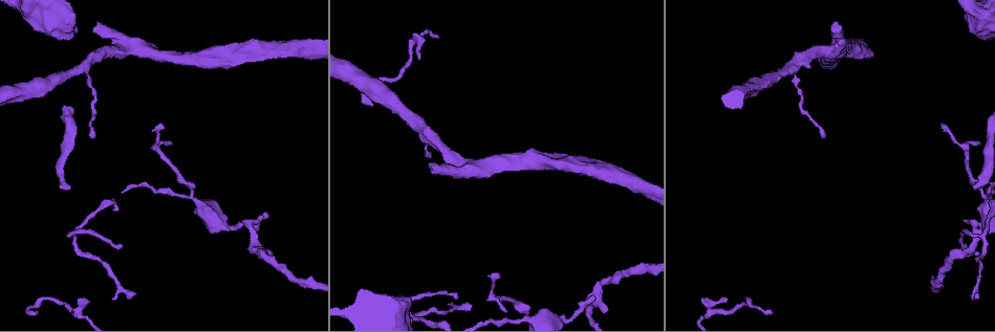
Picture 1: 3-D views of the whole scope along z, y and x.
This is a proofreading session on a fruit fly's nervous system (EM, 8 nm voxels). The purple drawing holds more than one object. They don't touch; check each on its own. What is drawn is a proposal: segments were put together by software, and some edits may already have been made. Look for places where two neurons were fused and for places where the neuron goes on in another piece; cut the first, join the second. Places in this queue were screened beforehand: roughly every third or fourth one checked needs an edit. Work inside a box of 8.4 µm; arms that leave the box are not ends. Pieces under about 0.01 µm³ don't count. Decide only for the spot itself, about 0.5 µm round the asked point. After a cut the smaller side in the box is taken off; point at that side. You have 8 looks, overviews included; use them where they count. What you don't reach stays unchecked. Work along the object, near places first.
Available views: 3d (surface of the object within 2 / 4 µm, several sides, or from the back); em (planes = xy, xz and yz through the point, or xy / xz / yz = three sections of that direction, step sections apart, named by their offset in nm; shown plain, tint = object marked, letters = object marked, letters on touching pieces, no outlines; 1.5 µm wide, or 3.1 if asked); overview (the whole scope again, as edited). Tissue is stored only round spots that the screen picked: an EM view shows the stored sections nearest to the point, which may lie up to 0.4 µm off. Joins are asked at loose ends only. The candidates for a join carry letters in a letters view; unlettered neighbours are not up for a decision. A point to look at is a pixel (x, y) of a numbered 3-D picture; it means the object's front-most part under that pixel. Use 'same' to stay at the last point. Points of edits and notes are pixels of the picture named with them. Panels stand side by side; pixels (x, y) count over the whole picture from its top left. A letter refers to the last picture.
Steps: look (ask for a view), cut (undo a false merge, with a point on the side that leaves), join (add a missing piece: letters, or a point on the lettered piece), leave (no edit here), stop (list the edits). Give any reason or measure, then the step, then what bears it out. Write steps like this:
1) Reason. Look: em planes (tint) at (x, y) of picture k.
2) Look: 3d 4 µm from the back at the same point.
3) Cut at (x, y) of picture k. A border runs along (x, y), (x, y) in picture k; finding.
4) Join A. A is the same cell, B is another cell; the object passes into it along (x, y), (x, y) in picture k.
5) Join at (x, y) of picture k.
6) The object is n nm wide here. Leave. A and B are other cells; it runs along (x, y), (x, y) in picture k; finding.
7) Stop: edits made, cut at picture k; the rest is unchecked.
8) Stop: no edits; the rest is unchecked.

Sudden change in width. Look: 3d 4 µm at (84, 68) of picture 1.

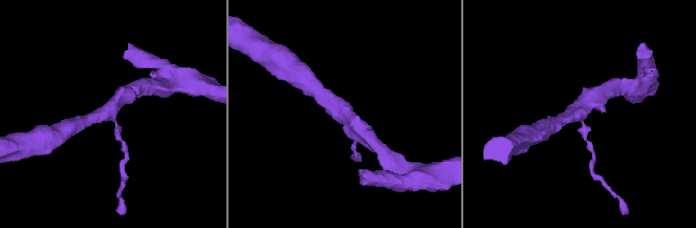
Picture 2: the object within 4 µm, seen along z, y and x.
Need the tissue. Look: em planes (tint) at (574, 111) of picture 2.

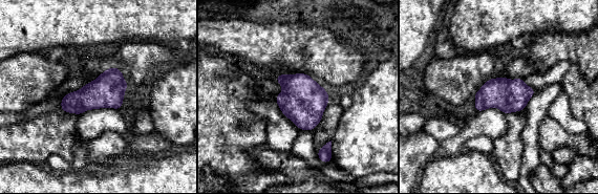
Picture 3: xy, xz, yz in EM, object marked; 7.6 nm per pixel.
What lies round it. Look: em planes (letters) at the same point.

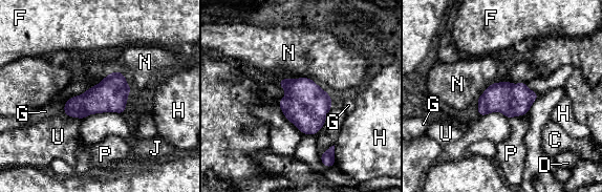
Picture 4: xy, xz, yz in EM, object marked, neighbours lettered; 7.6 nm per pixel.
The longest contact is with N, 240 nm. Leave. C, D, F, G, H, J, N, P and U are other cells; continuous, no second neuron.

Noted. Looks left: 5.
Branch stops here. Look: 3d 4 µm at (67, 187) of picture 1.

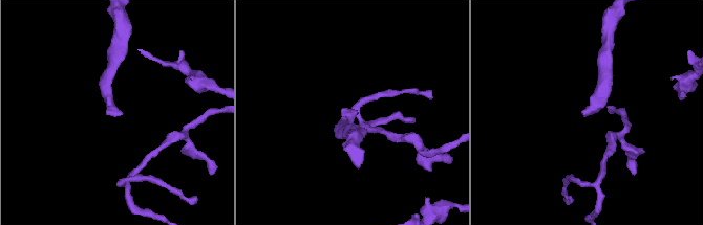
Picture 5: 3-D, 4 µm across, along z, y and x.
Look: em planes (letters) at (119, 113) of picture 5.

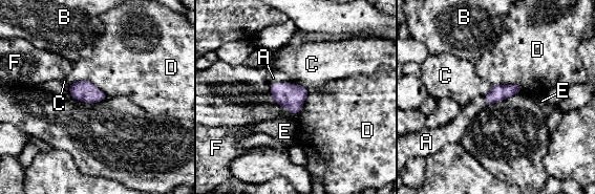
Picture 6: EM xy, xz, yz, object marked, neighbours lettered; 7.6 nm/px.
Join A. A is the same cell, B, C, D, E and F are other cells; the object passes into it along (291, 96), (280, 83), (273, 78) in picture 6; the neuron continues.

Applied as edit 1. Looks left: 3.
Stop: edits made, join at picture 6; the rest is unchecked.

